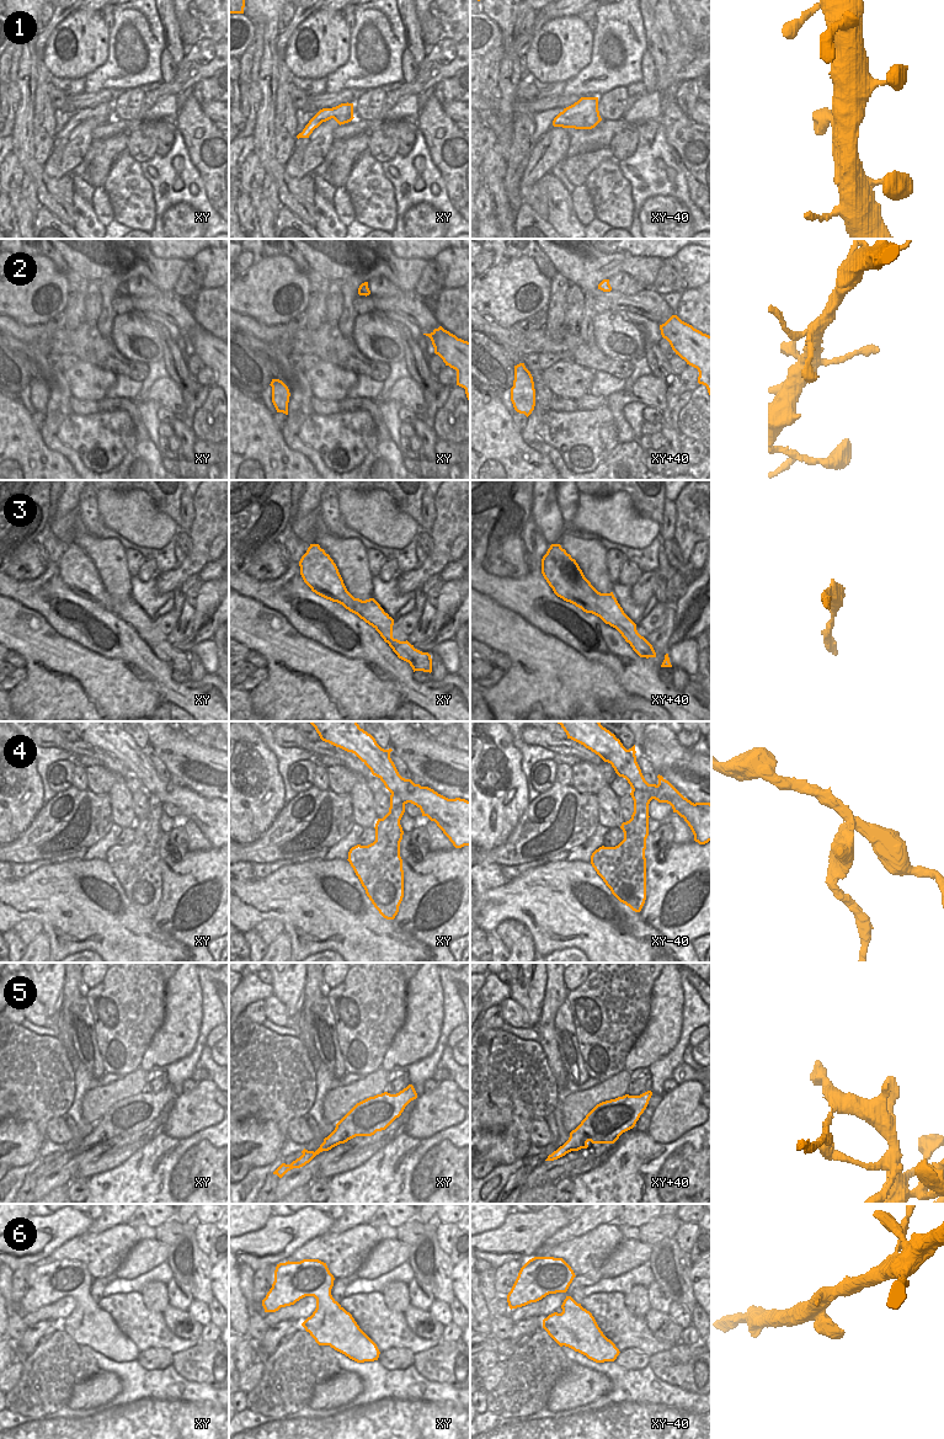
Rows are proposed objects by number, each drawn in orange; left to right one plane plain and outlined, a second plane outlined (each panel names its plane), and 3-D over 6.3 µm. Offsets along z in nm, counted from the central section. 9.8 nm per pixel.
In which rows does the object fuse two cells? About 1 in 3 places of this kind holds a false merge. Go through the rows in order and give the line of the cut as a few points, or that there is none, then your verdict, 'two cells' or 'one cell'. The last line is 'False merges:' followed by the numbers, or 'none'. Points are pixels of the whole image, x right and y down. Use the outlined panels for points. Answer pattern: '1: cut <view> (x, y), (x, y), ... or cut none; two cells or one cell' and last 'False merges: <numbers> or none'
1: cut none; one cell
2: cut none; one cell
3: cut none; one cell
4: cut xy-40 (633, 788), (649, 790), (654, 798); two cells
5: cut xy (314, 1152), (315, 1155); two cells
6: cut none; one cell
False merges: 4, 5

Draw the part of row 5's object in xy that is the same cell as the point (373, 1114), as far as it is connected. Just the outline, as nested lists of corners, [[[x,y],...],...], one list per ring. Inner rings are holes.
[[[409,1084],[396,1094],[384,1092],[357,1103],[336,1124],[335,1130],[324,1139],[324,1142],[315,1151],[315,1156],[356,1136],[372,1136],[377,1131],[385,1130],[416,1098],[417,1093],[414,1086]]]

